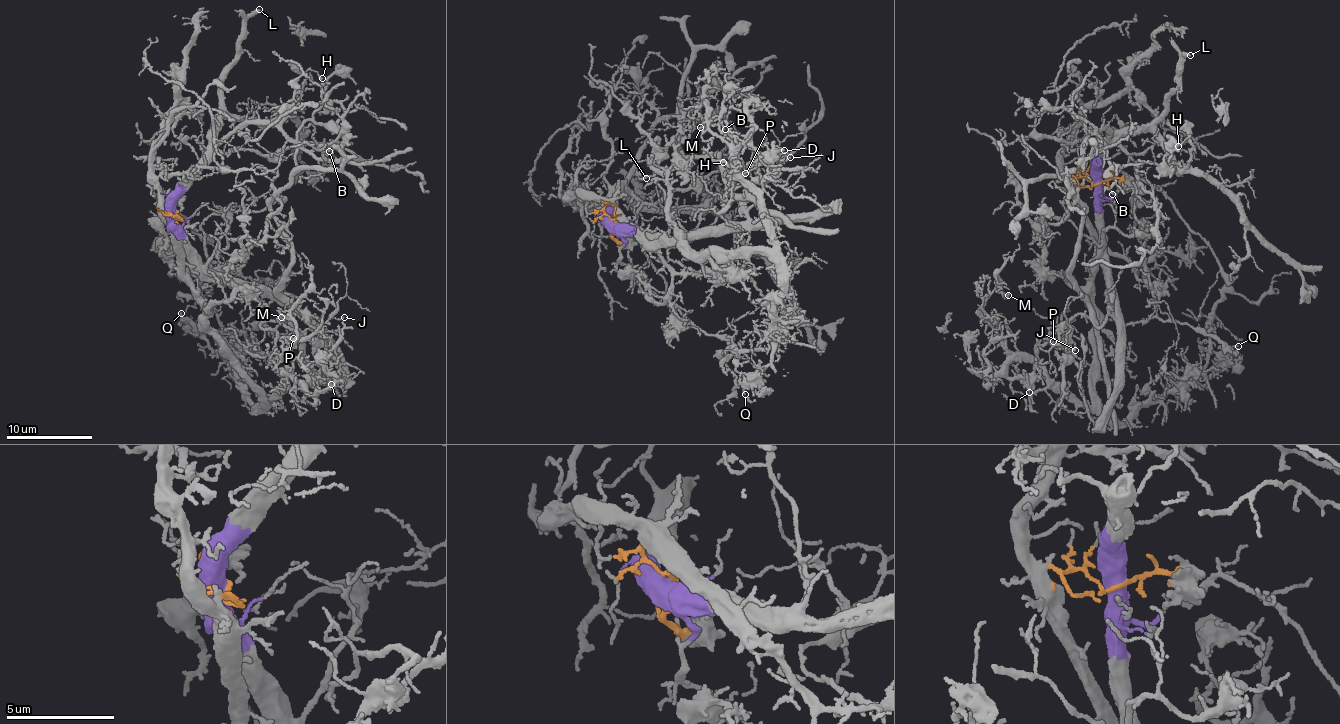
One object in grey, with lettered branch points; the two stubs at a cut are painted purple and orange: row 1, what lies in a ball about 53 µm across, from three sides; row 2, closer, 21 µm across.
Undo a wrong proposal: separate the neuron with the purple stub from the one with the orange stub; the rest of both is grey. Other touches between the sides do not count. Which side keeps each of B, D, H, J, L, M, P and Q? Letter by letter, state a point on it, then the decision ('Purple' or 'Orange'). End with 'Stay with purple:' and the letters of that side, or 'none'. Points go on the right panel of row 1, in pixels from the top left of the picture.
B: Place: (1112, 194). Purple
D: Place: (1029, 392). Orange
H: Place: (1178, 146). Purple
J: Place: (1075, 350). Purple
L: Place: (1190, 55). Purple
M: Place: (1008, 295). Orange
P: Place: (1053, 341). Orange
Q: Place: (1238, 346). Orange
Stay with purple: B, H, J, L

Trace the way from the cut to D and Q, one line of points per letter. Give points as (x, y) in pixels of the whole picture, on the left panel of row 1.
D: (176, 212), (182, 276), (205, 312), (205, 328), (243, 377), (270, 400), (284, 372), (316, 375), (331, 385)
Q: (176, 212), (182, 276), (220, 353), (255, 387), (256, 406), (239, 387), (227, 348), (218, 353), (180, 313)

